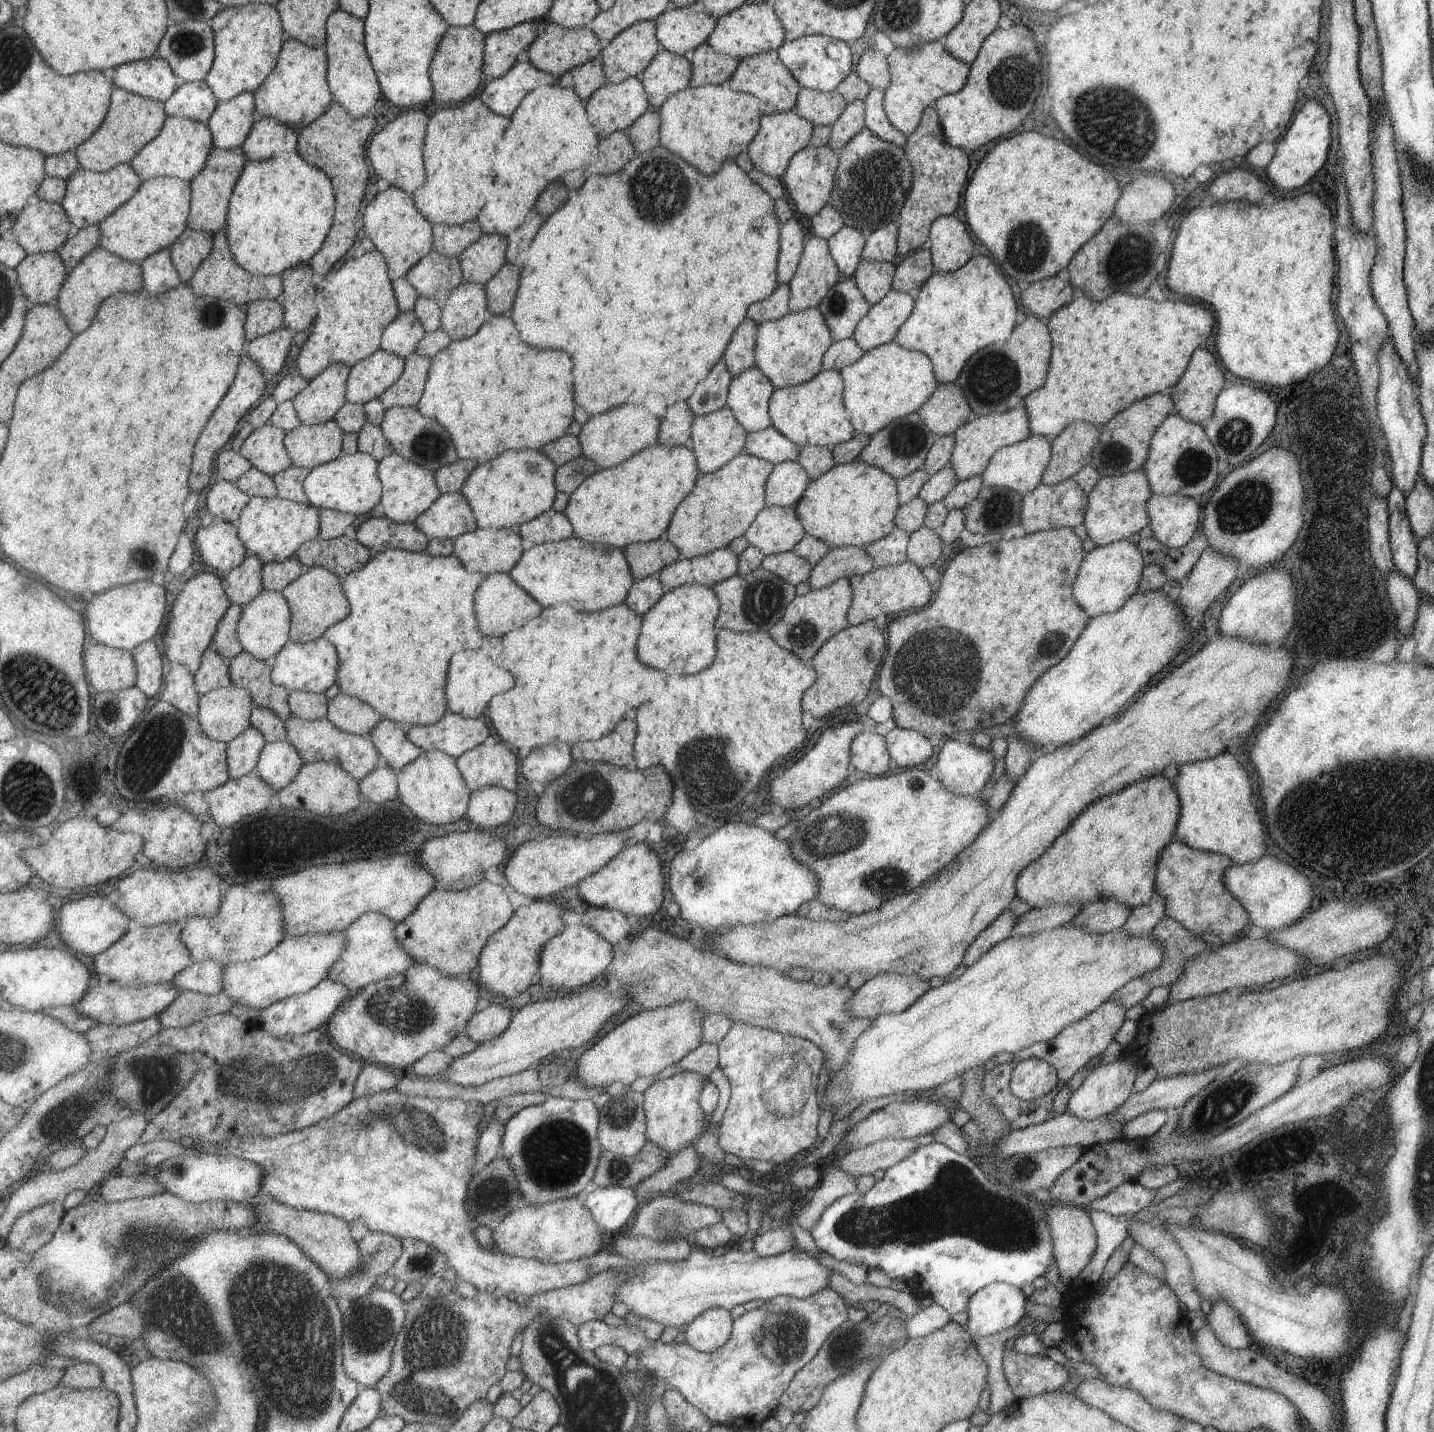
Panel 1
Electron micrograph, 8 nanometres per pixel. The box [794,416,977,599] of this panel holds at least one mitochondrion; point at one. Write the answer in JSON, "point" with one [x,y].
{"point":[905,441]}

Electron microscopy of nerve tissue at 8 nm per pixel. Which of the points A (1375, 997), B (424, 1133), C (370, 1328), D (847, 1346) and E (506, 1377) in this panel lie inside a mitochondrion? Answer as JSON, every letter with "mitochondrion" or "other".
{"A":"other","B":"mitochondrion","C":"mitochondrion","D":"mitochondrion","E":"other"}

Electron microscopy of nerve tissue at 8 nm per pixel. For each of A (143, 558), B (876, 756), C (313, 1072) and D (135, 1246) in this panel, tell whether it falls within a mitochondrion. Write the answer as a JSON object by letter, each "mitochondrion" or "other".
{"A":"mitochondrion","B":"other","C":"mitochondrion","D":"mitochondrion"}

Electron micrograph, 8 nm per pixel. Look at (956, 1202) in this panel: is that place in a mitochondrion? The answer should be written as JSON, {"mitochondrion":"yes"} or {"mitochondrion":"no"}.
{"mitochondrion":"yes"}

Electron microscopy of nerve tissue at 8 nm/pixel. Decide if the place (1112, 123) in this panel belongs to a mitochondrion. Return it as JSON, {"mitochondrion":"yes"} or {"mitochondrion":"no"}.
{"mitochondrion":"yes"}

